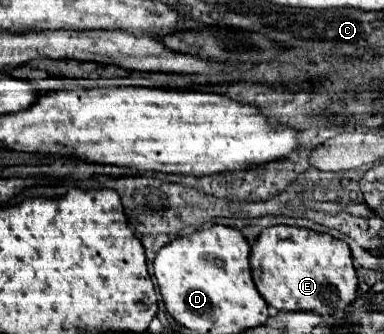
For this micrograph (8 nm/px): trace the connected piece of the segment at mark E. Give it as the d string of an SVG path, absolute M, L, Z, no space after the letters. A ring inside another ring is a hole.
M272 226L262 230L262 234L252 244L252 256L250 256L252 276L258 292L262 298L272 304L276 310L288 310L288 312L316 312L324 318L338 316L346 310L346 306L356 298L358 290L358 278L356 270L352 266L352 254L344 240L334 238L330 234L320 234L306 228L296 226Z

